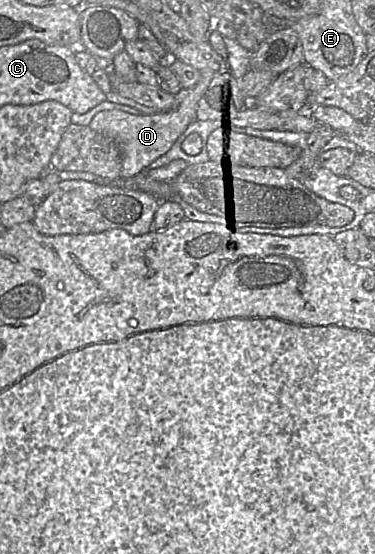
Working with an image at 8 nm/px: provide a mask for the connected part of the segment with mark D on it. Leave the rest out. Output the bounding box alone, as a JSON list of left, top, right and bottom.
[89,70,214,178]

